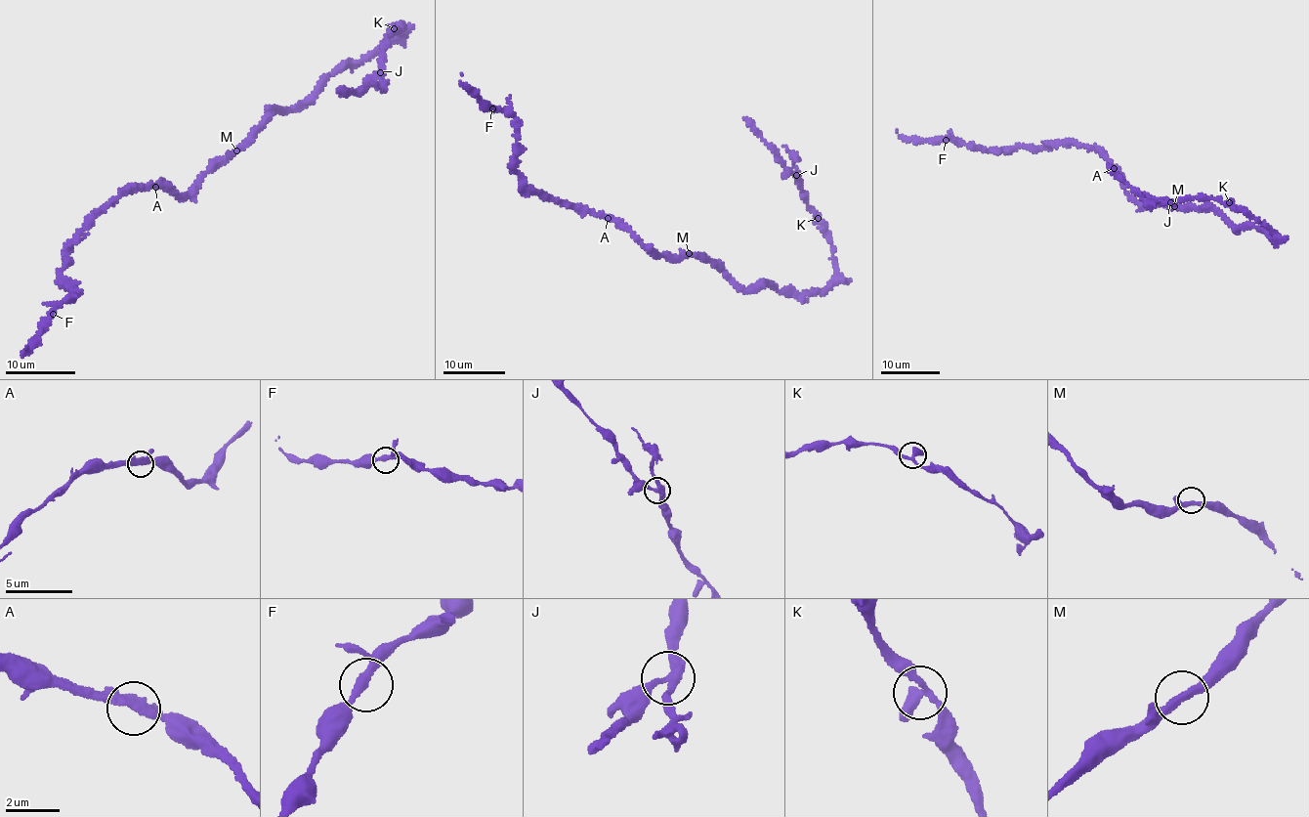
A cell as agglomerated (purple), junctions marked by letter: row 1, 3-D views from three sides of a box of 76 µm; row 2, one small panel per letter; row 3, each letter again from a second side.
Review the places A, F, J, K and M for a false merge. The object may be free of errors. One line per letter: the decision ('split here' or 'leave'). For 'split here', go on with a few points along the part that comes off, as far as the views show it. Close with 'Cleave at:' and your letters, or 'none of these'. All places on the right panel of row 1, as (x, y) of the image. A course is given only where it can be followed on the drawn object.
A: leave
F: leave
J: split here; foreign part runs (1170, 202), (1136, 193), (1107, 165)
K: leave
M: leave
Cleave at: J

